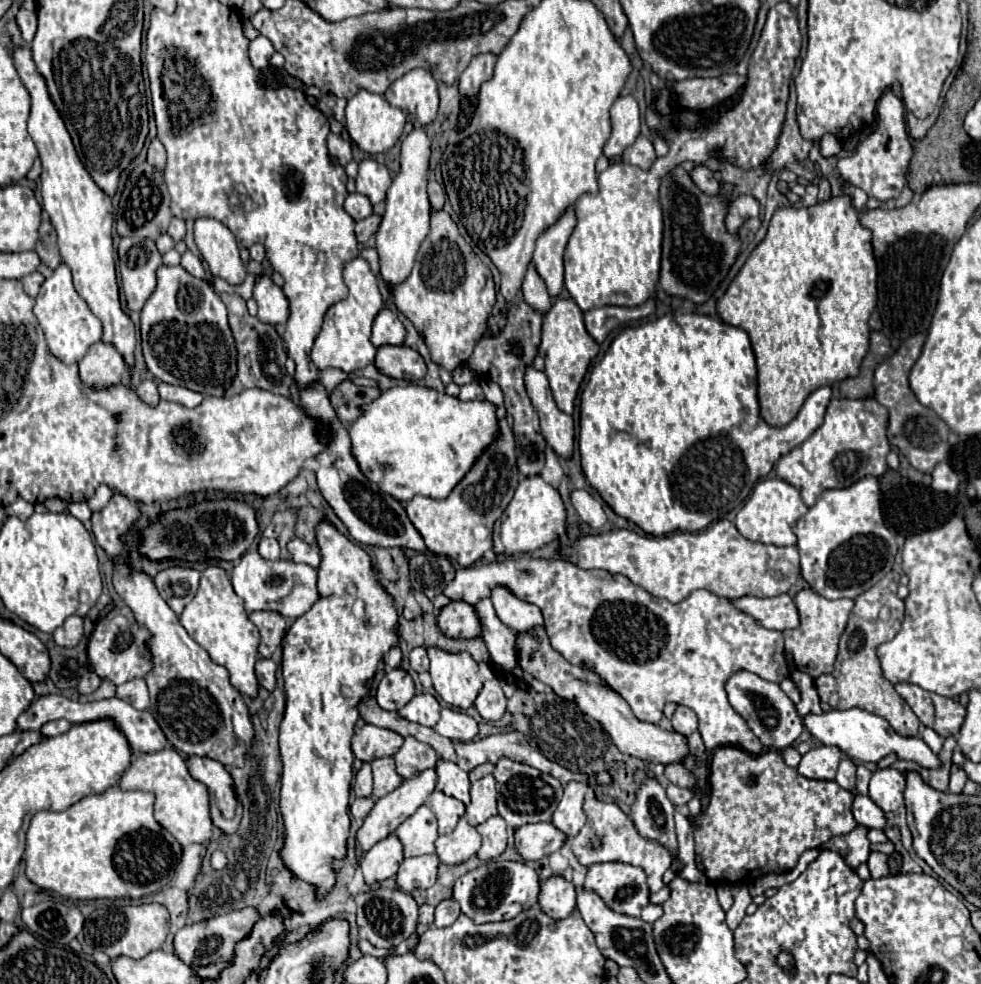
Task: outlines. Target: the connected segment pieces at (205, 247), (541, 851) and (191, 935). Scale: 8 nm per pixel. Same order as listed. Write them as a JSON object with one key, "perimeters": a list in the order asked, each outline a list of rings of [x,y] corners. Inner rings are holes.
{"perimeters":[[[[213,217],[195,219],[195,243],[207,261],[211,273],[233,285],[241,283],[247,275],[245,265],[239,259],[239,247],[235,235]]],[[[553,823],[523,825],[515,831],[515,847],[525,861],[541,859],[559,851],[565,839],[567,837]]],[[[247,907],[241,911],[233,911],[221,917],[213,917],[209,921],[203,923],[193,923],[193,925],[185,925],[183,929],[177,931],[175,939],[173,939],[173,949],[175,955],[191,967],[201,967],[201,965],[211,965],[211,963],[225,963],[233,957],[233,945],[247,937],[251,933],[253,923],[259,919],[259,911],[255,907]]]]}

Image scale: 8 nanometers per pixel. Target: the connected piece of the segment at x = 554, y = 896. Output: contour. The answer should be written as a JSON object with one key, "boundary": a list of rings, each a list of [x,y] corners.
{"boundary":[[[549,877],[541,883],[539,907],[553,919],[565,919],[575,909],[575,887],[563,877]]]}

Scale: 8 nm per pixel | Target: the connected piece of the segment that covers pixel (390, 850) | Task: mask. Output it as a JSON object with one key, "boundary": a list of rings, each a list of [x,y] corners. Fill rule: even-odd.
{"boundary":[[[395,835],[373,845],[361,859],[361,871],[367,885],[395,877],[399,863],[403,861],[403,847]]]}

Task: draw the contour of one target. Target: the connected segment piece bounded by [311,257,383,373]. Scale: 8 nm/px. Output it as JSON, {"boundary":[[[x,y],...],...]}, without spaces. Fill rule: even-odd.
{"boundary":[[[357,257],[351,263],[347,263],[343,273],[345,273],[345,283],[349,287],[349,295],[327,309],[323,327],[311,349],[311,361],[317,365],[317,369],[339,367],[347,373],[353,373],[367,367],[375,359],[377,349],[371,345],[371,325],[379,309],[383,309],[383,299],[379,293],[377,277],[373,275],[369,263],[363,257]]]}

